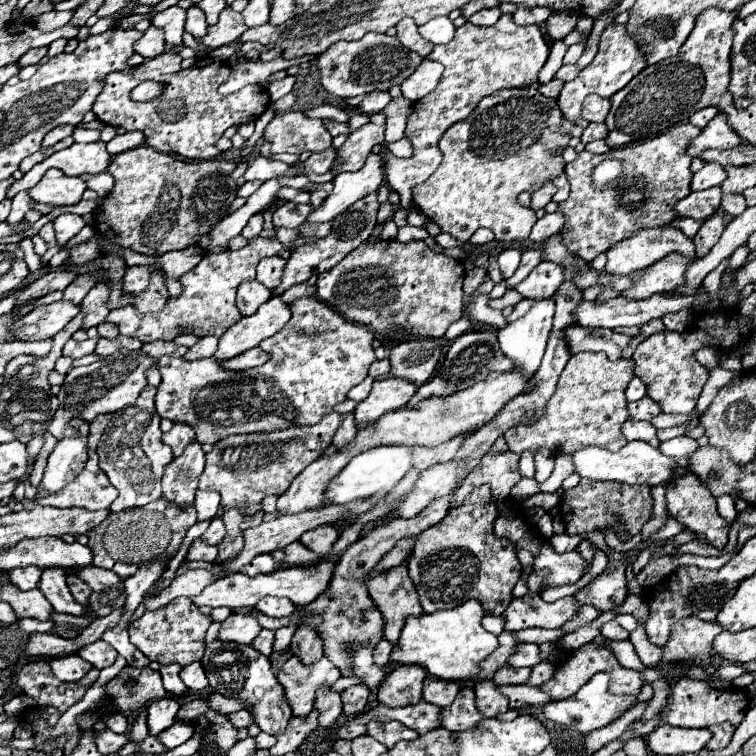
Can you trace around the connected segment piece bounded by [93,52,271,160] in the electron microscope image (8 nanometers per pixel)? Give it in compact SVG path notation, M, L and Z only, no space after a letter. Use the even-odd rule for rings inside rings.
M165 52L157 58L145 60L135 66L131 74L113 72L107 74L105 86L95 100L95 116L111 126L123 126L125 130L139 130L145 134L149 146L167 152L179 154L187 160L209 160L221 154L215 142L223 136L229 126L239 126L245 122L257 120L265 110L269 92L259 84L247 84L239 92L229 96L219 94L219 86L227 82L233 68L227 62L217 62L215 58L201 58L193 66L183 68L181 56L177 52ZM143 80L157 80L165 84L161 98L151 102L133 102L129 92Z

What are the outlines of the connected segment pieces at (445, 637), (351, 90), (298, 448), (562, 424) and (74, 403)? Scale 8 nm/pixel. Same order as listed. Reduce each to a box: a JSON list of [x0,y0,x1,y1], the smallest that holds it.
[[391,600,499,682],[319,32,423,98],[199,412,343,514],[505,352,635,454],[47,350,157,440]]

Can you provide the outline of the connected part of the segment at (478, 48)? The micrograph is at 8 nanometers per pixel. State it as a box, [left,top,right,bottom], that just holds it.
[385,14,549,208]

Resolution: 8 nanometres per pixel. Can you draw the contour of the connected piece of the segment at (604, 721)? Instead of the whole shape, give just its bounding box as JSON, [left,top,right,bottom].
[543,672,637,734]

